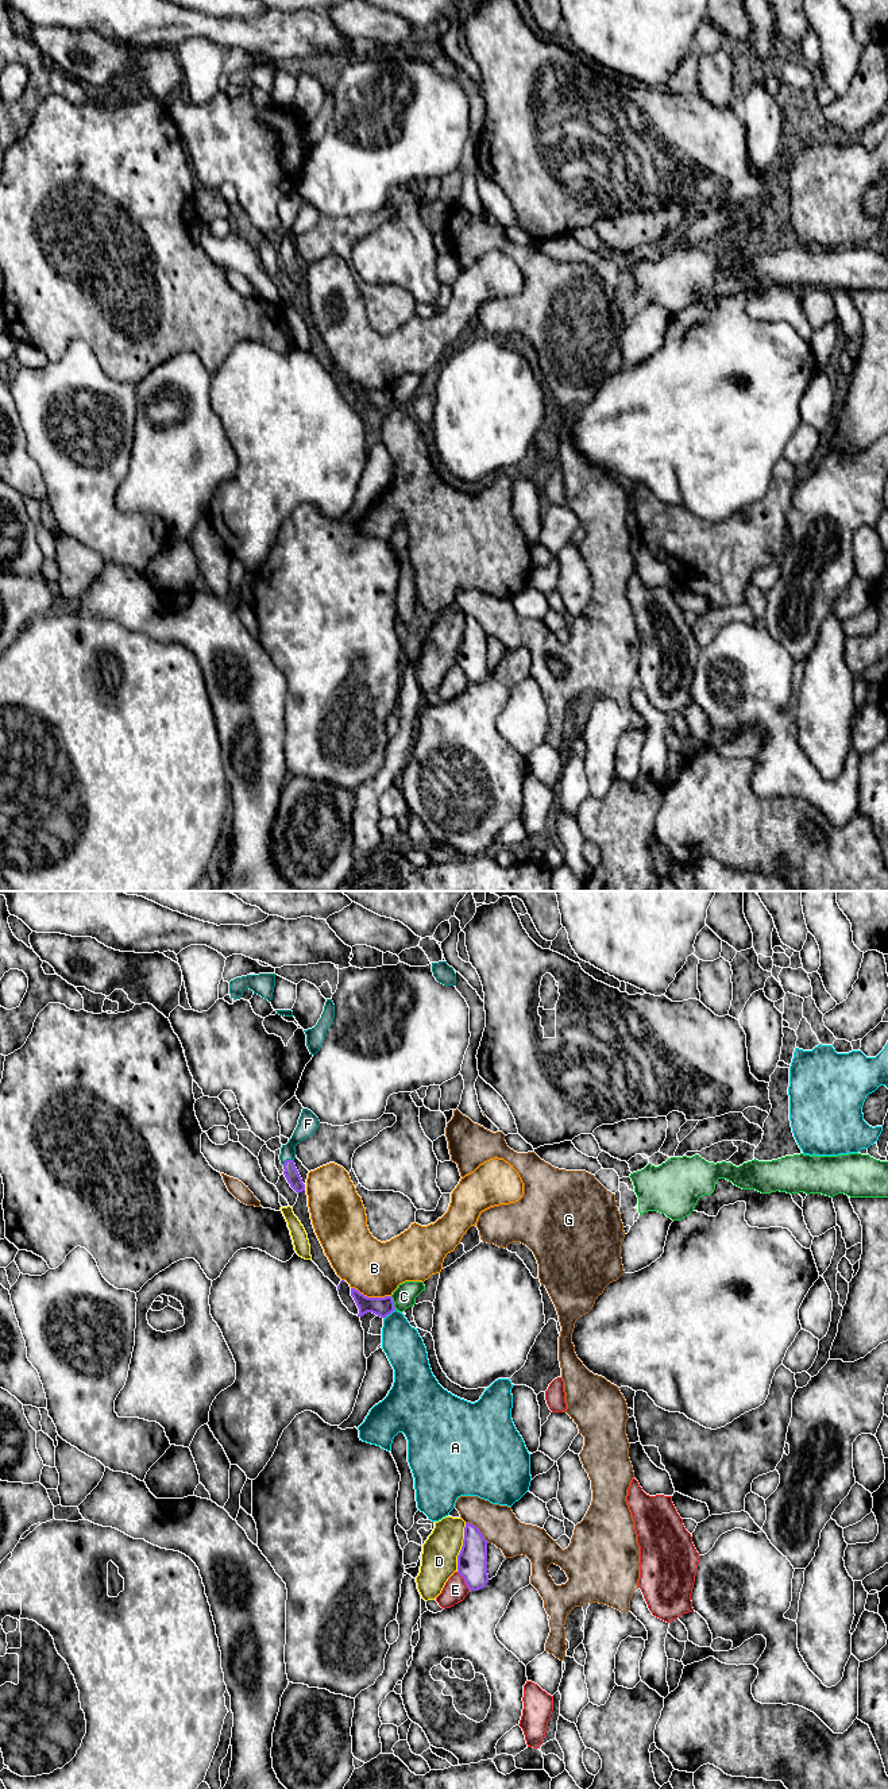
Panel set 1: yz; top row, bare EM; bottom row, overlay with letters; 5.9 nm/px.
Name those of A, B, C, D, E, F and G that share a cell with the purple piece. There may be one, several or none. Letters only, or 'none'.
F

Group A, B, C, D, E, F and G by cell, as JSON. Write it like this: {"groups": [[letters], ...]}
{"groups": [["A"], ["B"], ["C"], ["D"], ["E"], ["F"], ["G"]]}

